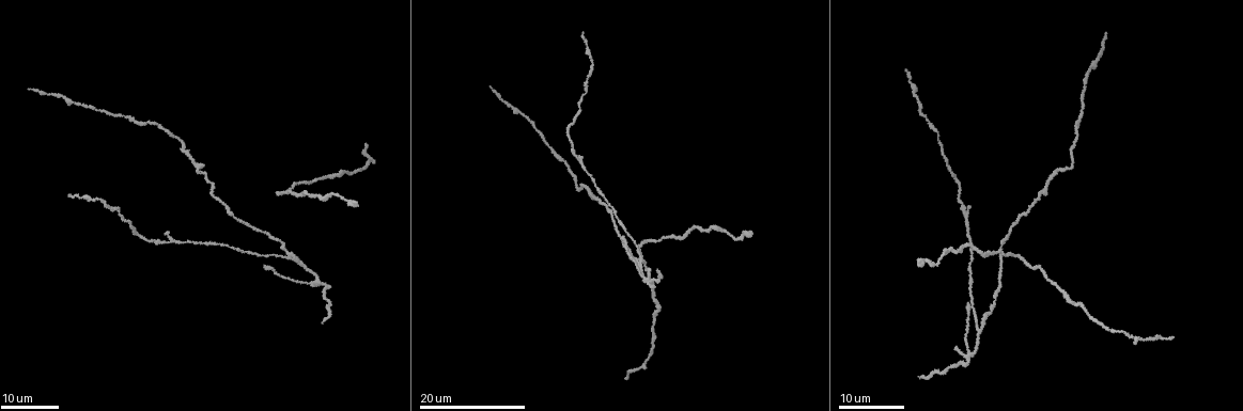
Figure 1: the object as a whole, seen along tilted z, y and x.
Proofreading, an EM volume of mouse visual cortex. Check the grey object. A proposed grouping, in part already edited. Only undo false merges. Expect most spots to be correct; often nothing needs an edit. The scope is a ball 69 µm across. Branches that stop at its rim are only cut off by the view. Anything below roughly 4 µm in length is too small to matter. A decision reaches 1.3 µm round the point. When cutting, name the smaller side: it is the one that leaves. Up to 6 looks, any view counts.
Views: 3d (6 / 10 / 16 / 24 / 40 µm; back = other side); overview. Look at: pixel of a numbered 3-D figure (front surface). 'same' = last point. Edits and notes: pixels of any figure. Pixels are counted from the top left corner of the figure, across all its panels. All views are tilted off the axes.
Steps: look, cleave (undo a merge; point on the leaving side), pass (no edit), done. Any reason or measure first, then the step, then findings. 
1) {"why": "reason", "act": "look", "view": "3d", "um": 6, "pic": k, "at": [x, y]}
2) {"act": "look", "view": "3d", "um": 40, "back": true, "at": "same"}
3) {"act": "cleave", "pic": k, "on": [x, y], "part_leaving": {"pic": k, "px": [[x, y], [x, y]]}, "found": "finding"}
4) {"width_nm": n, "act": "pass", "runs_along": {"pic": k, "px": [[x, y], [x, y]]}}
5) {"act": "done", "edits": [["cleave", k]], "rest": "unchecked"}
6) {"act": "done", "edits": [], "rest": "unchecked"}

{"why": "four-way junction", "act": "look", "view": "3d", "um": 24, "pic": 1, "at": [315, 280]}

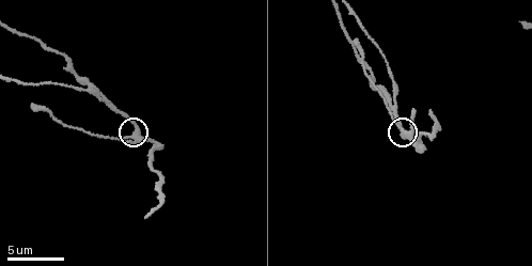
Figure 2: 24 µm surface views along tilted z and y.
{"act": "look", "view": "3d", "um": 10, "pic": 2, "at": [135, 138]}

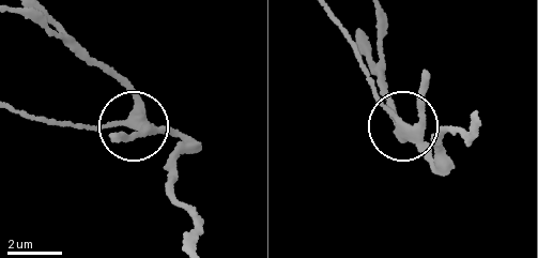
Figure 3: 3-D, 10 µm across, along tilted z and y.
{"arms": 4, "act": "pass", "found": "all the same neuron"}

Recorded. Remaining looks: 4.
{"why": "thick turns thin", "act": "look", "view": "3d", "um": 16, "pic": 2, "at": [387, 99]}

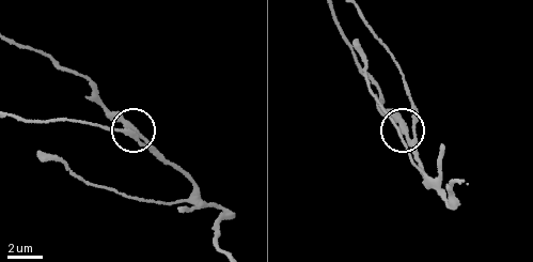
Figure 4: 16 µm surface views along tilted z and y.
{"act": "pass", "found": "all the same neuron"}

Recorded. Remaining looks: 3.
{"why": "three-way junction", "act": "look", "view": "3d", "um": 16, "pic": 1, "at": [578, 158]}

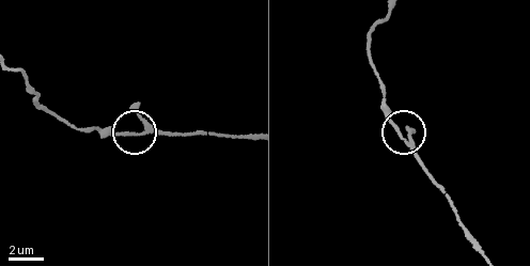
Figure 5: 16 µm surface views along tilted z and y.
{"act": "look", "view": "3d", "um": 6, "pic": 5, "at": [402, 135]}

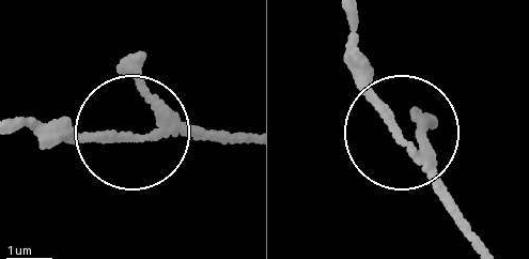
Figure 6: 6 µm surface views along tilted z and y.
{"act": "pass", "runs_along": {"pic": 6, "px": [[249, 135], [78, 141], [19, 121]]}, "found": "one neuron here"}

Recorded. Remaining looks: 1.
{"act": "done", "edits": [], "rest": "unchecked"}

